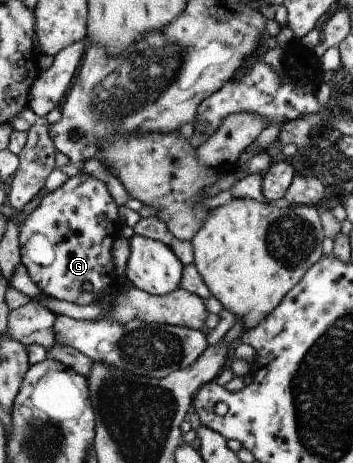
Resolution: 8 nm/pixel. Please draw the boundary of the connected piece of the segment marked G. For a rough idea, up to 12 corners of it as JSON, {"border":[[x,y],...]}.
{"border":[[89,173],[16,229],[31,280],[93,304],[117,278],[108,184]]}

